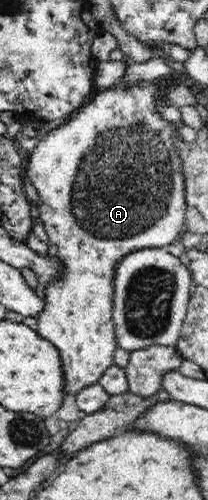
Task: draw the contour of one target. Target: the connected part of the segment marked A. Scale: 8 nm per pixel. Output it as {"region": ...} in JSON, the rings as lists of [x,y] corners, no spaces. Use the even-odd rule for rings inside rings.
{"region":[[[162,77],[151,80],[137,81],[129,86],[111,85],[109,88],[96,92],[84,105],[80,113],[74,113],[66,120],[66,124],[58,126],[56,129],[44,134],[39,143],[30,151],[30,161],[25,172],[30,179],[30,183],[38,189],[40,193],[40,217],[44,224],[44,229],[50,237],[50,241],[58,247],[58,259],[62,263],[60,275],[48,283],[46,287],[46,307],[39,313],[37,333],[50,341],[57,347],[61,355],[62,370],[65,371],[66,394],[75,395],[86,386],[95,385],[102,378],[105,370],[113,365],[113,358],[117,346],[117,327],[114,326],[113,307],[113,279],[116,276],[116,267],[129,253],[136,252],[142,248],[166,248],[172,241],[178,240],[186,221],[186,192],[183,191],[183,175],[179,167],[178,152],[175,151],[174,144],[170,141],[170,128],[166,125],[166,120],[157,111],[164,105],[160,97],[164,87],[170,83],[171,78]]]}

